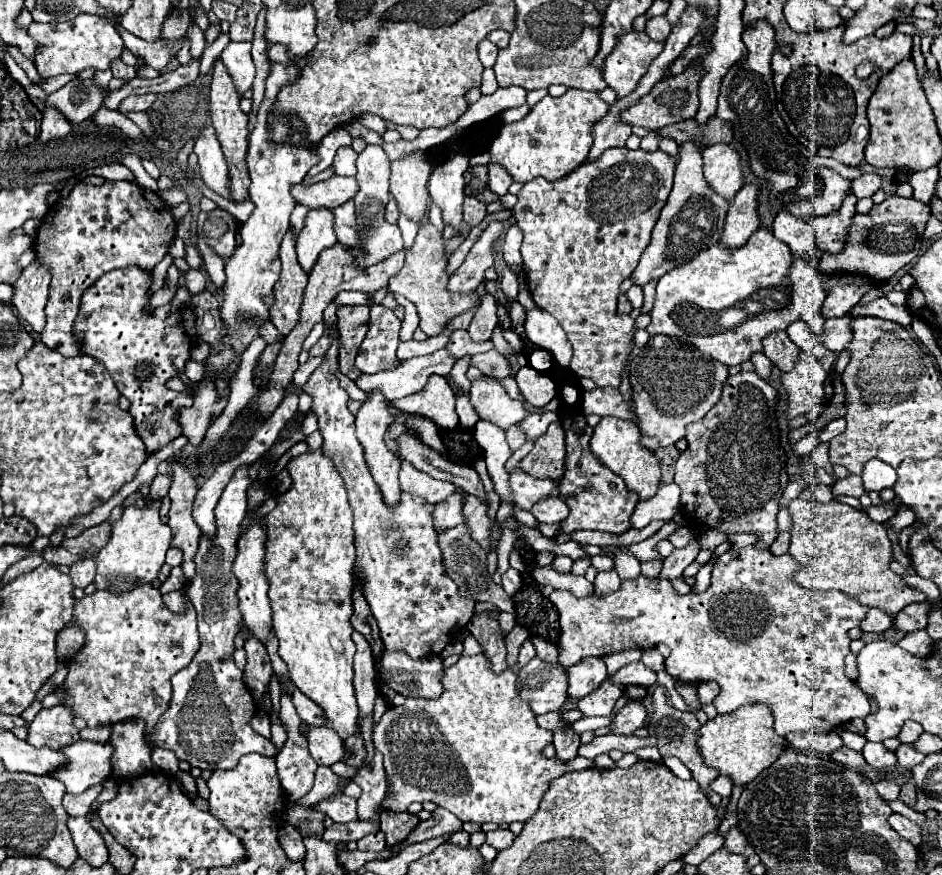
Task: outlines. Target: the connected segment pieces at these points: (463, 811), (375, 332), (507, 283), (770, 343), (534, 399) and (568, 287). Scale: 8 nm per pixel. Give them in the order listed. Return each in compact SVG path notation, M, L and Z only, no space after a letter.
M485 654L461 656L457 664L445 668L441 676L443 694L439 698L405 698L405 704L393 706L381 716L373 730L373 742L383 754L385 774L393 788L393 796L385 796L381 808L405 812L412 802L431 800L463 822L527 822L537 812L551 780L573 770L571 762L547 762L543 756L543 748L553 734L537 726L529 702L519 696L517 674L511 668L499 674L489 668L491 662Z
M375 304L371 308L369 332L359 348L355 366L363 374L375 374L399 366L401 362L395 356L395 350L399 346L399 330L401 330L401 320L389 308Z
M507 266L503 270L503 276L501 276L501 290L505 296L517 300L517 292L519 292L519 282L517 282L517 276L511 272L511 268Z
M787 332L769 334L769 338L765 338L765 342L763 342L763 348L765 348L765 356L781 372L791 372L795 368L795 362L797 362L797 356L799 356L799 348L789 340Z
M525 366L517 372L515 376L517 384L519 384L519 390L521 394L525 396L525 400L537 408L549 404L555 396L557 396L557 386L555 382L545 376L543 372L537 372L533 370L531 366Z
M625 146L609 148L597 160L579 166L561 182L545 182L543 178L535 178L517 194L519 202L513 208L513 214L517 218L517 226L523 230L521 256L527 288L535 304L555 316L565 330L573 346L573 360L569 368L579 378L591 378L599 388L619 388L623 368L631 350L635 348L635 320L629 314L617 314L619 286L633 274L643 250L651 242L651 230L659 220L673 186L675 162L677 160L673 156L661 150L643 152L629 150Z

